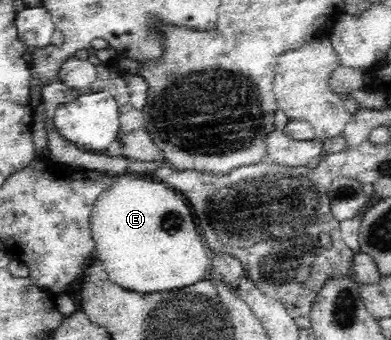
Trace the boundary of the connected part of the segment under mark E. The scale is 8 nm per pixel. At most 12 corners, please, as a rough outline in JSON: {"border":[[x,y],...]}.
{"border":[[110,179],[90,213],[109,279],[149,293],[208,278],[187,197]]}

